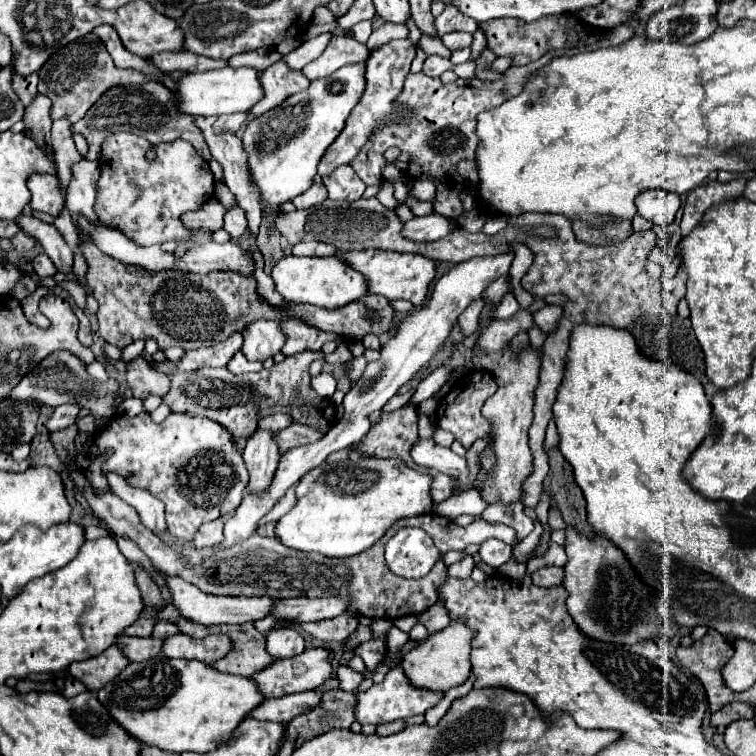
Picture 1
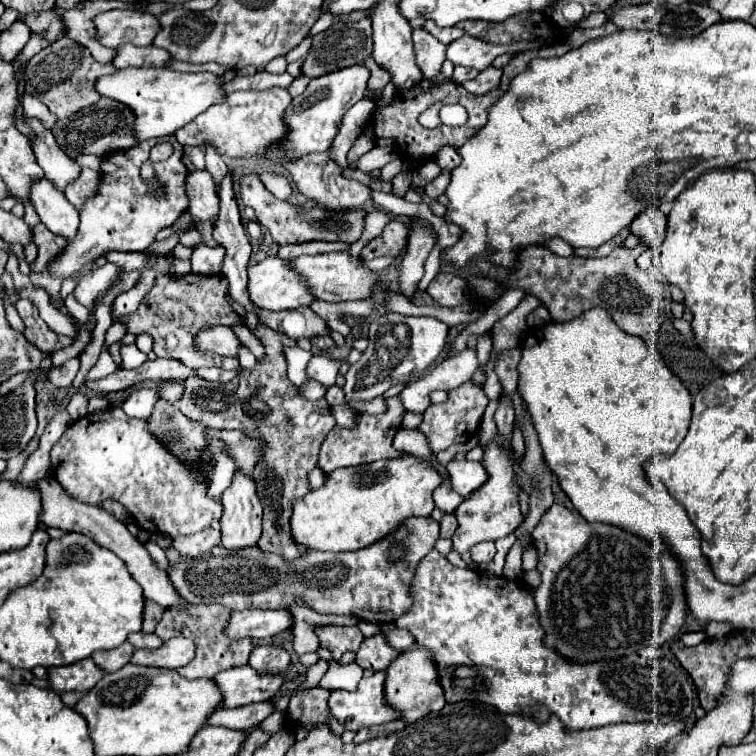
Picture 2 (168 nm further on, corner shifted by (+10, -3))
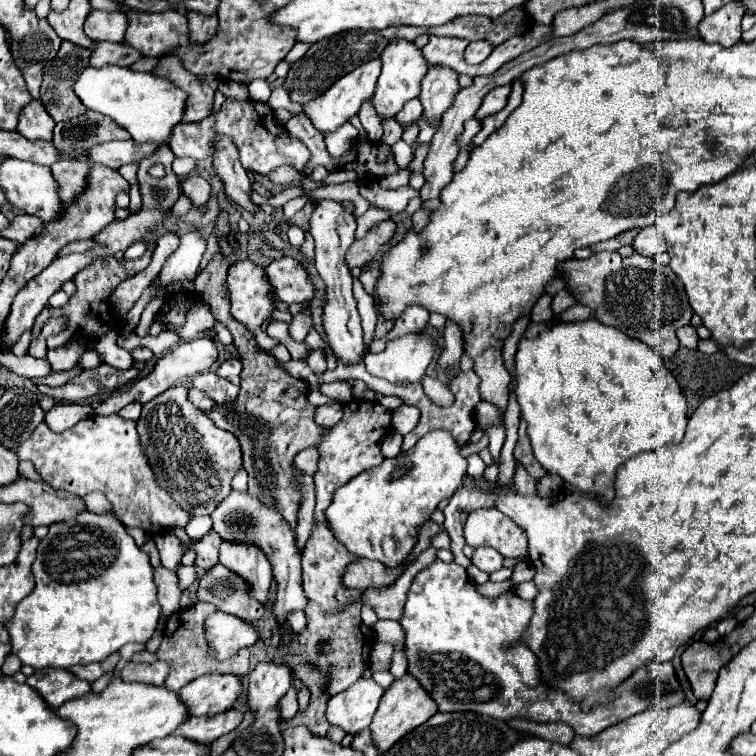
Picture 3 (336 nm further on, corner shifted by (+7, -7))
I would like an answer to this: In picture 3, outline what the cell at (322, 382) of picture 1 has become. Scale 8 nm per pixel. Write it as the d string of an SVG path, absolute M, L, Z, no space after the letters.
M237 260L235 264L231 264L229 274L227 274L227 288L229 288L229 296L231 296L231 314L247 324L247 328L251 328L251 332L255 332L255 338L261 348L265 350L273 350L277 345L281 344L278 340L268 337L267 333L261 330L261 325L273 312L275 308L275 290L267 278L267 270L265 266L253 264L249 260Z

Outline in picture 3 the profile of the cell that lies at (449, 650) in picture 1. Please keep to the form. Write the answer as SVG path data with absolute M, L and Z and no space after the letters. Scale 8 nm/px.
M405 674L403 678L395 680L383 694L377 714L373 718L371 724L371 734L373 734L373 742L379 746L381 752L389 750L397 740L401 740L407 732L415 730L417 726L425 724L433 714L437 712L435 700L427 694L427 690L419 684L419 680L413 674Z

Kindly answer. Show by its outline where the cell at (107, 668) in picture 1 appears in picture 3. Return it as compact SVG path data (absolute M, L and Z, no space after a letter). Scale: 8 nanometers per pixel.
M53 668L37 670L33 676L27 678L27 684L35 688L51 708L59 708L63 702L81 698L91 690L91 684L79 680L73 672Z

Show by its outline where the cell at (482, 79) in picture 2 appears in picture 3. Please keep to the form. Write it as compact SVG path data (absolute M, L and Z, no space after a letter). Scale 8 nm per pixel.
M499 86L499 88L493 88L485 98L483 98L483 104L481 108L475 112L475 118L477 120L483 120L485 116L491 116L495 112L499 112L505 104L507 104L507 96L511 92L511 86Z

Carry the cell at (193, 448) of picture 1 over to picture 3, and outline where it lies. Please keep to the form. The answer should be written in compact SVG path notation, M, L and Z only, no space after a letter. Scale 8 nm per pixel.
M89 416L77 422L63 434L53 434L47 424L39 424L31 440L25 440L17 448L19 460L33 462L41 480L53 488L67 490L77 496L89 492L103 492L113 504L115 514L125 526L137 526L145 532L159 534L169 528L185 528L191 520L191 512L185 512L171 494L157 484L157 476L141 448L135 422L111 416Z

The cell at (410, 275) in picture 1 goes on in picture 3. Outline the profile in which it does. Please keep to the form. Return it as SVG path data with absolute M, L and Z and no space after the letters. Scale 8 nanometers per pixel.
M283 256L267 266L267 276L277 292L277 298L285 304L311 302L315 298L315 286L303 262Z

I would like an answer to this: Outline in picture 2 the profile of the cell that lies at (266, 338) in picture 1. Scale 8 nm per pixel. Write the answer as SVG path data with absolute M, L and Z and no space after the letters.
M228 326L204 328L196 334L194 348L200 354L218 354L218 356L238 356L238 338Z

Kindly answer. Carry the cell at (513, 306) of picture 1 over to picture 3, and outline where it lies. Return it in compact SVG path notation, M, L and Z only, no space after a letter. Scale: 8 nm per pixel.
M495 424L491 428L485 430L485 434L489 436L489 450L491 450L491 456L495 462L499 462L499 452L501 452L501 446L505 442L505 424Z

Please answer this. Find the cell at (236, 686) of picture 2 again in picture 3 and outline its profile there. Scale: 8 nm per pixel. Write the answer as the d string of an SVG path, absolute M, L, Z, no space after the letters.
M207 674L199 676L187 688L179 692L181 700L187 702L191 716L213 716L233 708L233 702L243 692L243 684L239 676L233 674Z

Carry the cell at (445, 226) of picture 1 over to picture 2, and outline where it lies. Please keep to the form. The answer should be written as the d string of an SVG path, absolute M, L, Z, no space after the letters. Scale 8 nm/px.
M390 220L386 228L382 230L380 236L376 236L364 250L362 250L362 260L372 260L378 256L398 256L406 244L408 244L408 232L404 222L400 220Z

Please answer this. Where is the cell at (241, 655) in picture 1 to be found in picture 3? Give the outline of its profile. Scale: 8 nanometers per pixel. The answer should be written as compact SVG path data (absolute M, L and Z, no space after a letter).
M197 602L191 608L179 610L175 614L171 614L165 622L165 630L163 630L163 642L161 648L157 650L159 660L167 660L171 662L171 674L165 680L165 686L173 692L179 692L183 686L187 686L189 682L193 682L195 678L203 676L203 674L235 674L235 676L243 676L249 672L249 650L239 650L233 658L229 660L215 660L211 650L209 650L209 642L205 636L205 620L217 612L217 608L209 602Z

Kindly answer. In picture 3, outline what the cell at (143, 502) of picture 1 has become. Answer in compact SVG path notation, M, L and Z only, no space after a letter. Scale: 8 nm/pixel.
M165 566L153 568L155 572L155 586L159 588L159 604L165 616L171 616L179 610L179 600L183 596L183 590L179 588L179 576L173 570L167 570Z

